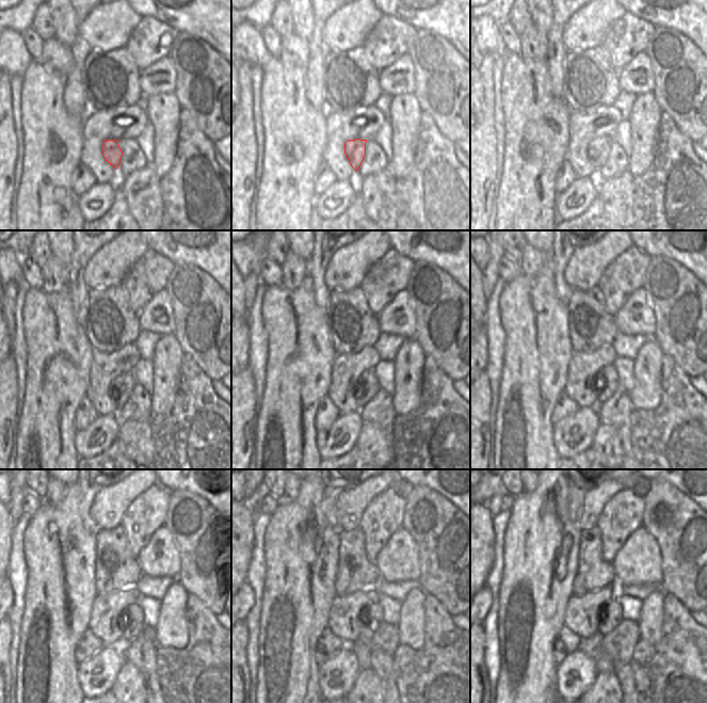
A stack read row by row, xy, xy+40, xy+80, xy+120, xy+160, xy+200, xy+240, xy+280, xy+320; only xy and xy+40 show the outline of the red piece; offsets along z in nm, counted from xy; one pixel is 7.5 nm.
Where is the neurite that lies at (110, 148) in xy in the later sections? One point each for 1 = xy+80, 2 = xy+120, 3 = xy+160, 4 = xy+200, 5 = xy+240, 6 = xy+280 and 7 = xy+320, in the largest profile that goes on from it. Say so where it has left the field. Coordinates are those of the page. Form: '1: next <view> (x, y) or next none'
1: next xy+80 (598, 149)
2: next xy+120 (122, 386)
3: next xy+160 (367, 385)
4: next xy+200 (608, 381)
5: next xy+240 (133, 621)
6: next xy+280 (372, 619)
7: next xy+320 (612, 614)

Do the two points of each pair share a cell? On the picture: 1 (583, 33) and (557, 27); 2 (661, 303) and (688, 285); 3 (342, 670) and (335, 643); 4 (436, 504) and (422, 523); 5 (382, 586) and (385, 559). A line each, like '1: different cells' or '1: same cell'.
1: different cells
2: same cell
3: different cells
4: same cell
5: different cells

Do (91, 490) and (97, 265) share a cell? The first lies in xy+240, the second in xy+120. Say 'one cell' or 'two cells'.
two cells

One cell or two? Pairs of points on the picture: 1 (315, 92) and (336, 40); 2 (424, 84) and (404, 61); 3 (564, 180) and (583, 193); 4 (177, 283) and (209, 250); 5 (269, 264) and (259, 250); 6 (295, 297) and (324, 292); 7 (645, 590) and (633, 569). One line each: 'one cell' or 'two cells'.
1: two cells
2: two cells
3: two cells
4: two cells
5: two cells
6: two cells
7: two cells

